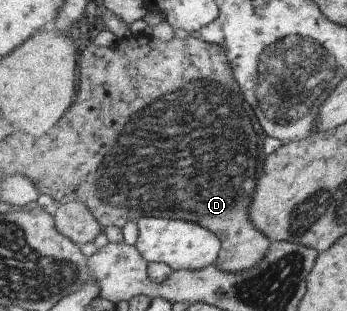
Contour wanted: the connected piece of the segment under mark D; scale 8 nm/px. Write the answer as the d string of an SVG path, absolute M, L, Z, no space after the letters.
M142 30L141 32L134 32L130 37L120 38L112 47L97 46L93 43L83 44L78 57L78 77L80 81L78 82L77 95L72 107L69 108L69 111L59 120L59 123L55 127L49 129L41 137L33 137L33 141L35 141L35 161L33 163L35 165L29 165L29 169L25 169L21 175L29 175L29 179L33 179L33 183L39 183L43 187L44 193L49 194L53 200L60 202L61 205L66 202L75 201L85 203L85 205L89 206L89 211L95 215L97 221L100 221L104 227L109 227L109 225L115 225L115 227L120 228L125 227L129 221L137 222L141 220L141 217L177 219L199 223L199 225L205 226L209 231L216 233L217 237L221 238L222 250L216 264L219 269L223 269L227 273L243 273L243 271L249 271L249 269L257 267L268 256L269 248L272 247L272 241L261 229L257 229L257 226L253 225L252 217L249 215L249 207L251 207L253 197L255 197L257 181L261 179L263 154L262 149L259 149L259 141L257 141L257 129L253 129L253 117L249 117L250 103L245 99L245 90L241 89L241 85L237 83L232 65L229 65L229 57L227 57L225 49L221 49L221 45L213 45L213 43L208 42L200 34L190 34L185 39L173 37L168 42L164 42L148 35L148 31Z

